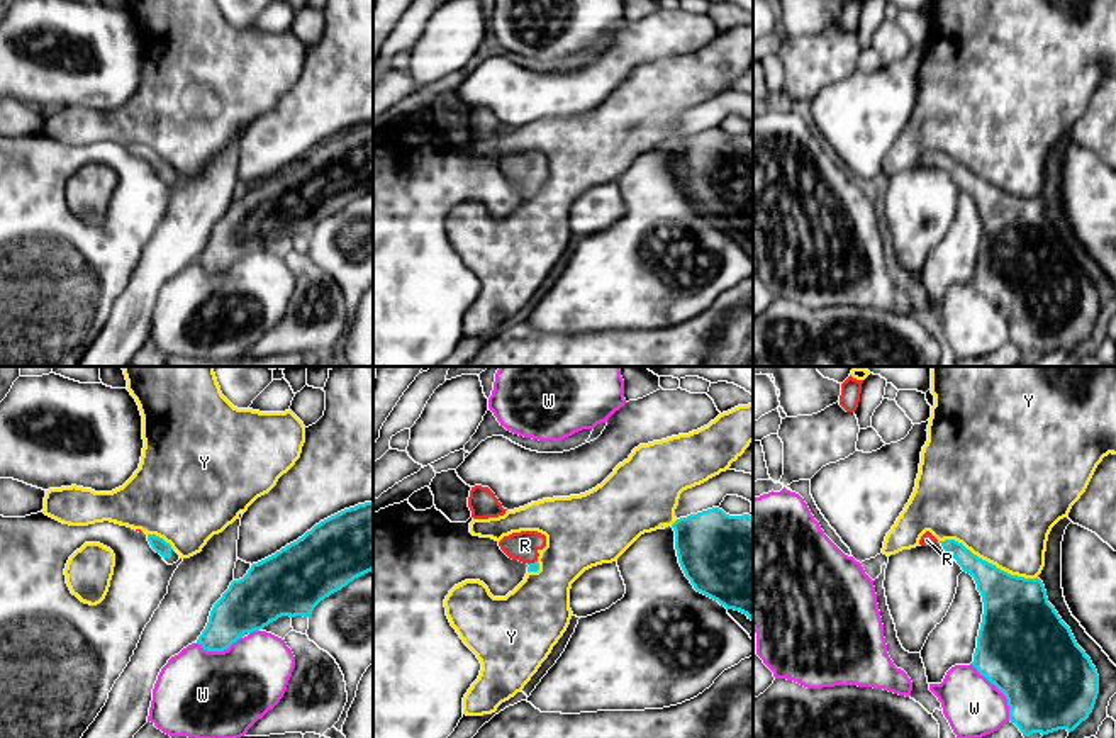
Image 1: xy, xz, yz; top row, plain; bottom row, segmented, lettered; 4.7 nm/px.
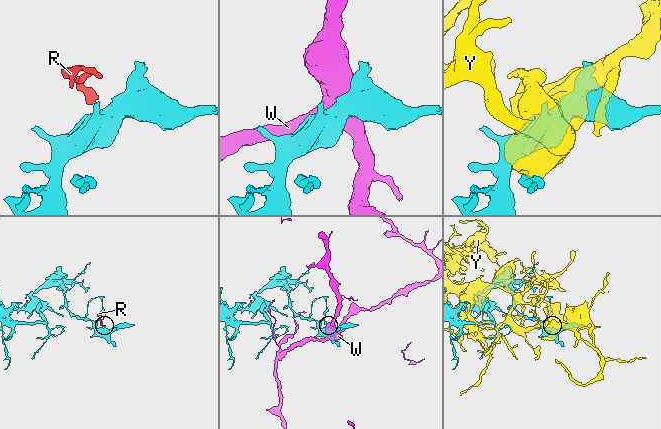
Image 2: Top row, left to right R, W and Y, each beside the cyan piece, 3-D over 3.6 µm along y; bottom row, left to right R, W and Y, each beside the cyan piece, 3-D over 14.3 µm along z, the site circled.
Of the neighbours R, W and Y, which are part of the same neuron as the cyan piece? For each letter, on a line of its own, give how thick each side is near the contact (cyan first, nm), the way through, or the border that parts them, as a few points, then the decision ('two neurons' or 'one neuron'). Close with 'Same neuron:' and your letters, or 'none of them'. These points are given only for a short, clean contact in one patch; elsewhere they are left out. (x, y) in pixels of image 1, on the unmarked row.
R: calibres 50 and 140 nm; way xz (533, 187), (531, 184), (524, 165); one neuron
W: calibres 440 and 280 nm; two neurons
Y: calibres 280 and 480 nm; two neurons
Same neuron: R

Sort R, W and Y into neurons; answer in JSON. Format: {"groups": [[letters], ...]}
{"groups": [["R"], ["W"], ["Y"]]}

